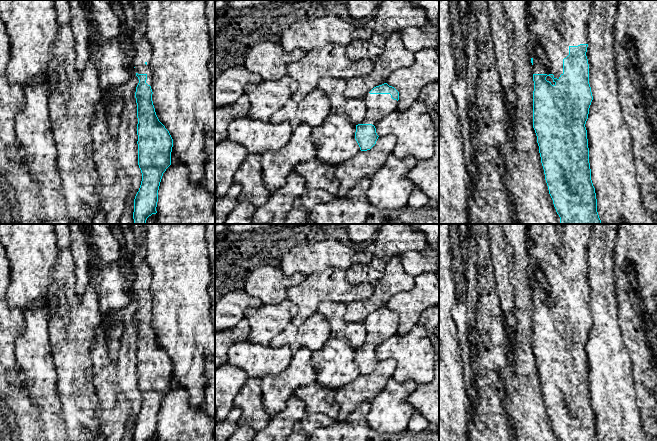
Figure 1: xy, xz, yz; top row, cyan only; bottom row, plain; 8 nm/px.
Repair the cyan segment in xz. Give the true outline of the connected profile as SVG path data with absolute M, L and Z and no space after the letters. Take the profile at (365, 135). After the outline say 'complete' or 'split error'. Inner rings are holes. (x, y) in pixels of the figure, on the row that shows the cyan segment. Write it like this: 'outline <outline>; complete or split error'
outline M387 83L374 87L365 95L367 112L364 120L356 125L355 139L361 151L370 150L378 139L375 124L398 110L399 92Z; split error

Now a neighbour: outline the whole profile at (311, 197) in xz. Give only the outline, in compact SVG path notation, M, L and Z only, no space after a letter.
M307 190L303 196L295 201L294 206L310 209L315 204L331 202L336 198L336 195L325 190Z

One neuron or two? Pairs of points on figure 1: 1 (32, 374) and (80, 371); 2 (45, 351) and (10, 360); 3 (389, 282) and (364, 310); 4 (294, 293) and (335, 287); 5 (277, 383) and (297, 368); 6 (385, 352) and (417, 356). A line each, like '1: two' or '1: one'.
1: two
2: two
3: one
4: one
5: one
6: one

